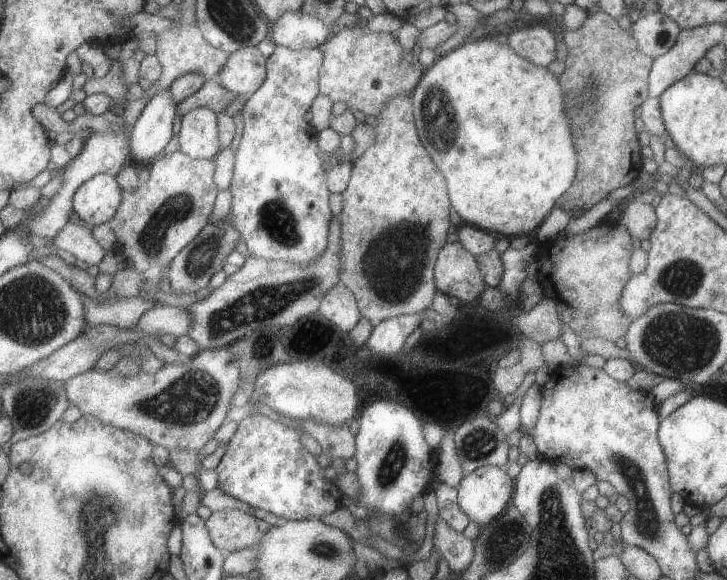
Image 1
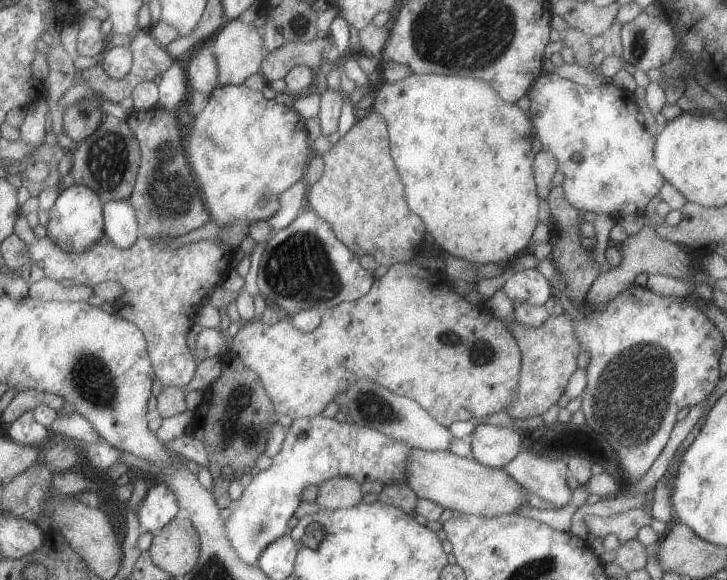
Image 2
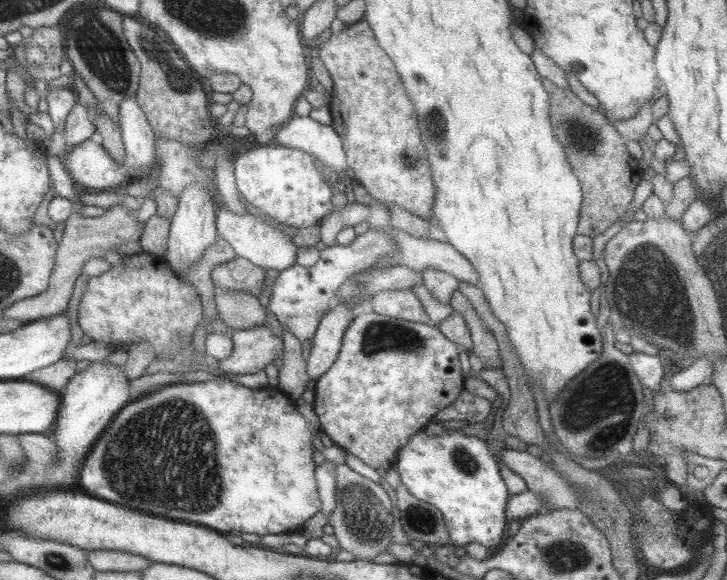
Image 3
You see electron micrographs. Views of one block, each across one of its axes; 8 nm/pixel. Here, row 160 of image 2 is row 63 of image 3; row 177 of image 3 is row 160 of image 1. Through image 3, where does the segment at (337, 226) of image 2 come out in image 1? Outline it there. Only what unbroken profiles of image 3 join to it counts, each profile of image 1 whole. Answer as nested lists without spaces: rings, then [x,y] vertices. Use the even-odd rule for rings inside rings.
[[[399,94],[399,96],[393,96],[375,117],[377,124],[373,127],[375,132],[375,138],[371,142],[371,146],[351,162],[351,174],[347,188],[341,192],[343,199],[343,207],[338,215],[339,222],[341,222],[341,242],[339,242],[339,281],[341,284],[351,291],[351,294],[355,297],[357,308],[363,318],[369,319],[371,322],[376,323],[381,319],[387,319],[391,317],[397,317],[405,314],[422,313],[427,310],[433,300],[433,295],[436,291],[434,283],[434,266],[437,258],[437,252],[441,250],[447,236],[447,230],[449,230],[449,210],[451,210],[450,200],[448,198],[445,179],[443,174],[439,172],[439,169],[429,155],[425,148],[421,146],[421,141],[417,136],[415,130],[414,118],[412,115],[412,104],[410,94]]]

